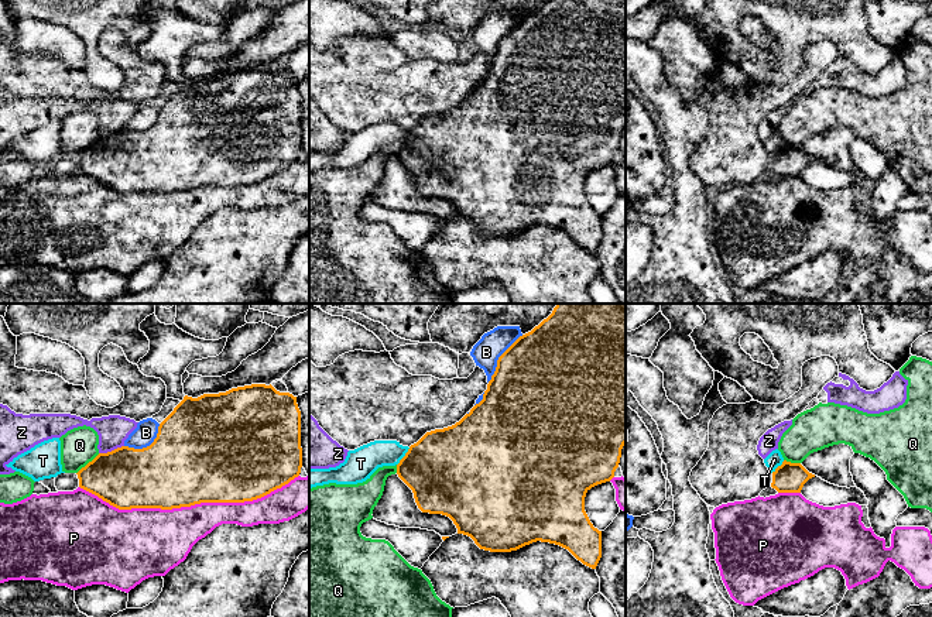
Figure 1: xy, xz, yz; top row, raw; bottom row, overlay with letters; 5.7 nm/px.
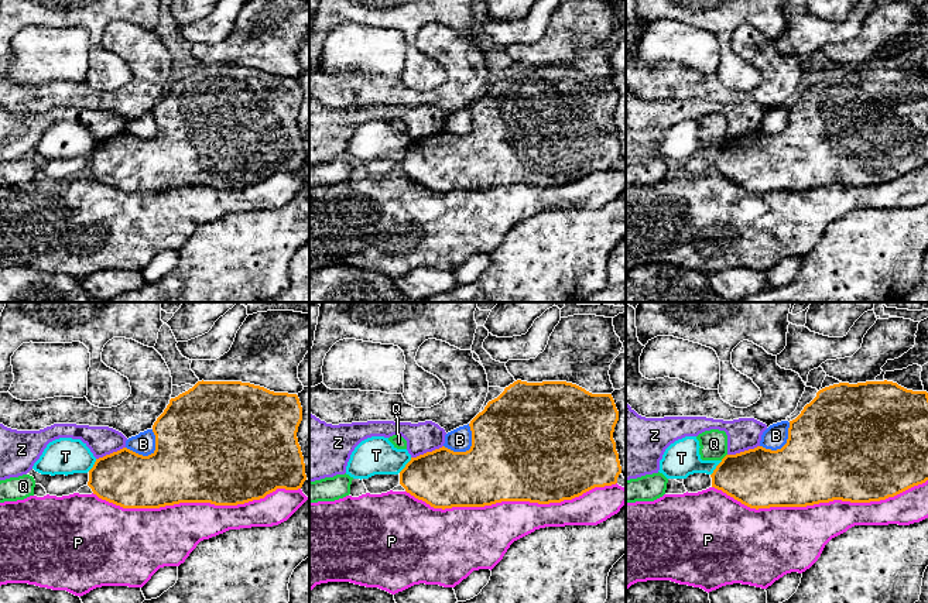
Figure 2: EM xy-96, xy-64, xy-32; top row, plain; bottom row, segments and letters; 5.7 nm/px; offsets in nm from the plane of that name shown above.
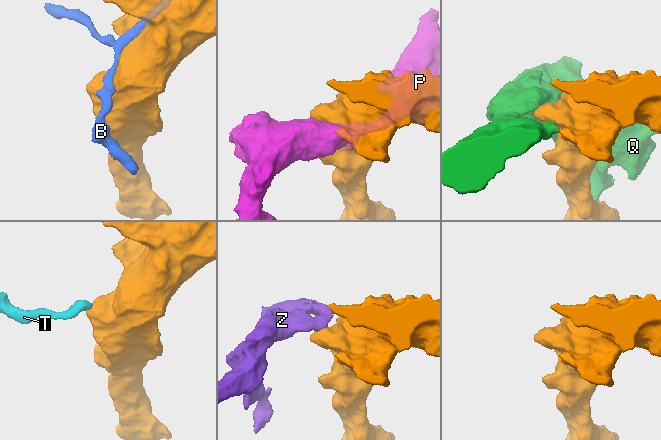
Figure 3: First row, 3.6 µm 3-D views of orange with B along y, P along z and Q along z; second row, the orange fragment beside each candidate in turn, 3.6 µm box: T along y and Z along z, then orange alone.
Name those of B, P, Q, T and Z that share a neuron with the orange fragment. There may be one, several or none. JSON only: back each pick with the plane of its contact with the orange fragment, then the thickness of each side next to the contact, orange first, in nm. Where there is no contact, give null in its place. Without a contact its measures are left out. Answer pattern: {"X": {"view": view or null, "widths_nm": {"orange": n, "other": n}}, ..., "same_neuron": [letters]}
{"same_neuron": []}

